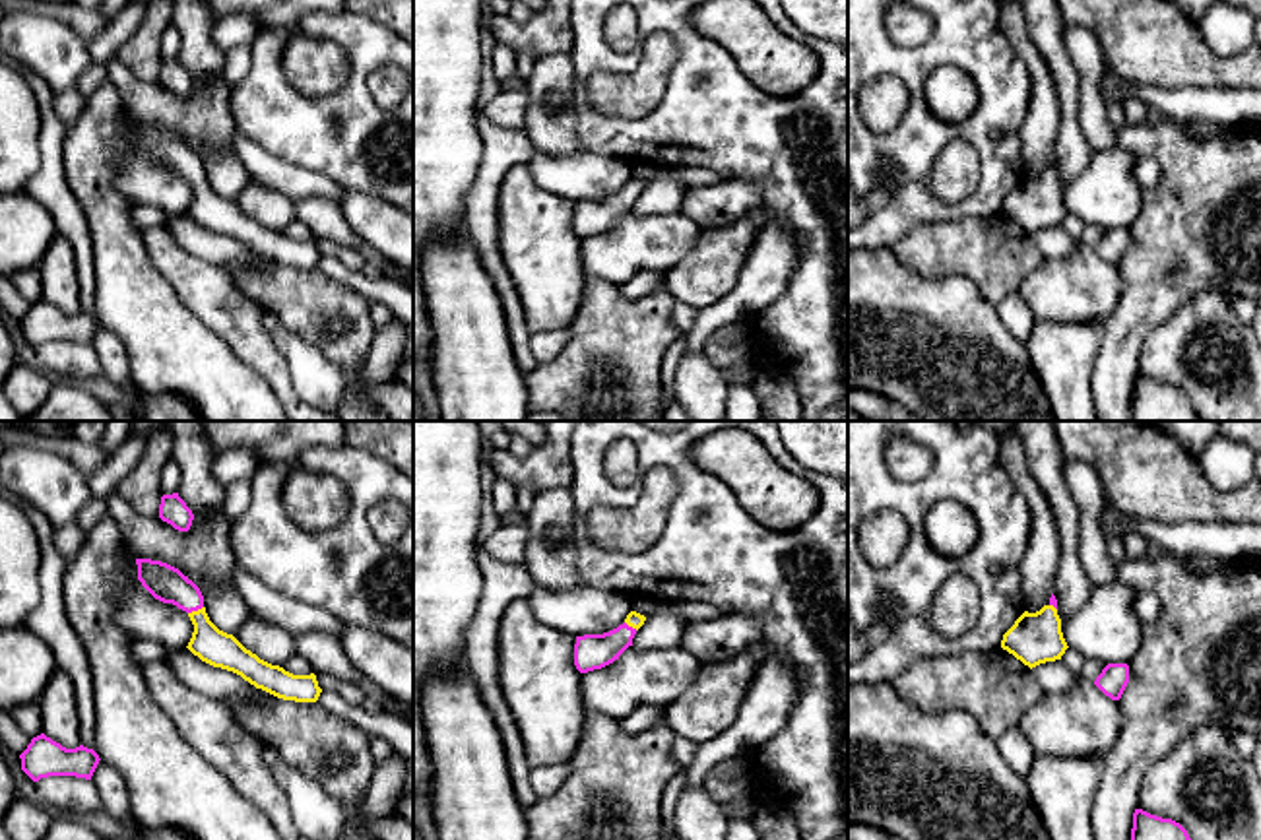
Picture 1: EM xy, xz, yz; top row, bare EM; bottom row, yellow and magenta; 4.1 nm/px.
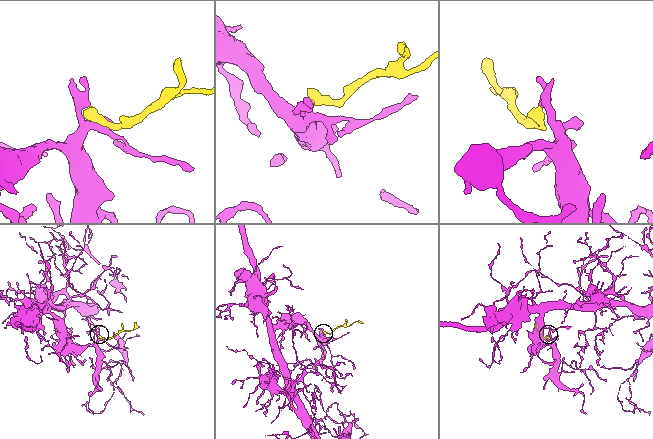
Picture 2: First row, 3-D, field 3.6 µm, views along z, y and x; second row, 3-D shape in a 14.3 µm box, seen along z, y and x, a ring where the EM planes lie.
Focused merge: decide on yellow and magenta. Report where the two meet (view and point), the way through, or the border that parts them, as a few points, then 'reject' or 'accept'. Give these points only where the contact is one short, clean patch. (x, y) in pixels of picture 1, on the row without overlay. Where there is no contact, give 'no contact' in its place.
contact xy (194, 177); way xy (214, 212), (206, 204), (194, 177), (165, 148); accept

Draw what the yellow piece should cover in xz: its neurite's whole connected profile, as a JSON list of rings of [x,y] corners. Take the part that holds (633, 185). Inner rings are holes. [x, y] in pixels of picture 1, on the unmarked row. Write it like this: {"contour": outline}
{"contour": [[[630,177],[623,190],[603,200],[576,202],[574,231],[580,239],[601,235],[632,211],[636,196],[644,190],[646,182]]]}

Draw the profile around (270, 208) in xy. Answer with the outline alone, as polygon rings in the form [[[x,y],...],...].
[[[248,182],[235,204],[272,231],[281,231],[297,219],[293,200],[258,182]]]

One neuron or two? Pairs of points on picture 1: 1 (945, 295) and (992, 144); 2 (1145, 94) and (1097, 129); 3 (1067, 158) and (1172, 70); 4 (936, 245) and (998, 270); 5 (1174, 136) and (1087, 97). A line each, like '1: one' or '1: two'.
1: two
2: two
3: two
4: one
5: two

